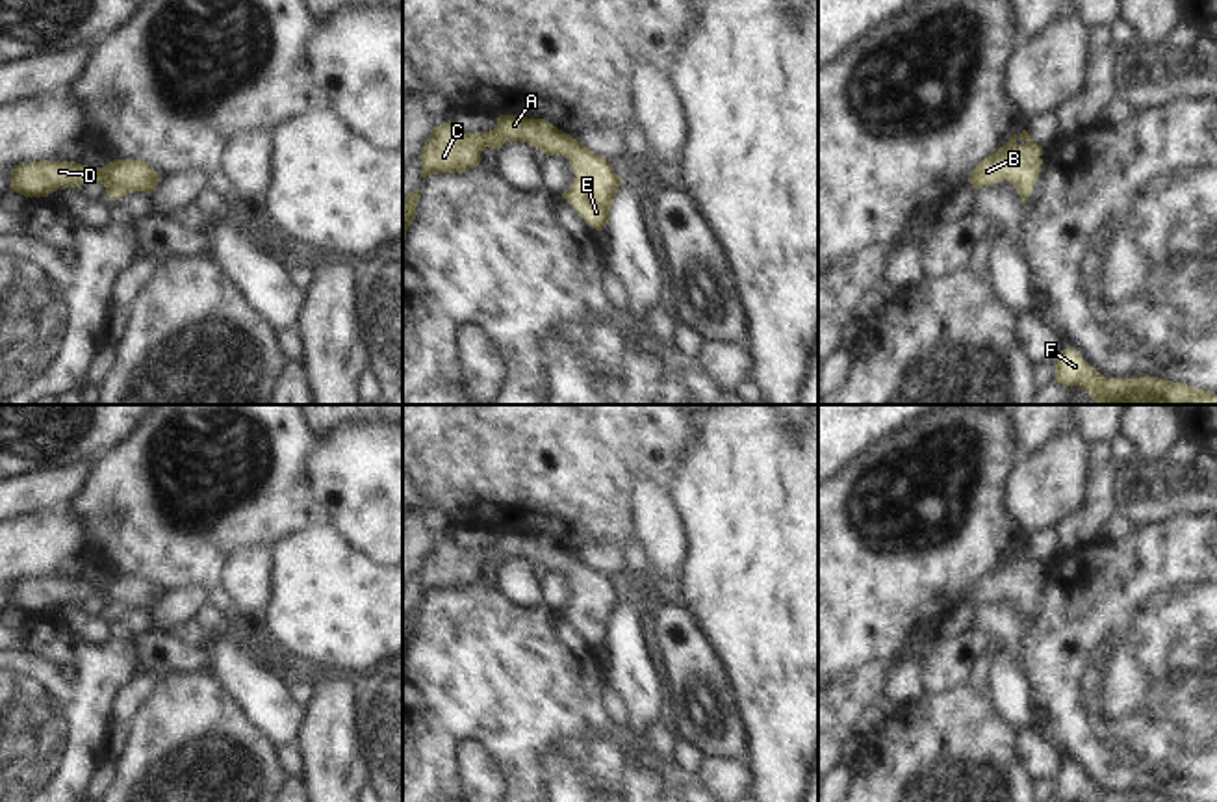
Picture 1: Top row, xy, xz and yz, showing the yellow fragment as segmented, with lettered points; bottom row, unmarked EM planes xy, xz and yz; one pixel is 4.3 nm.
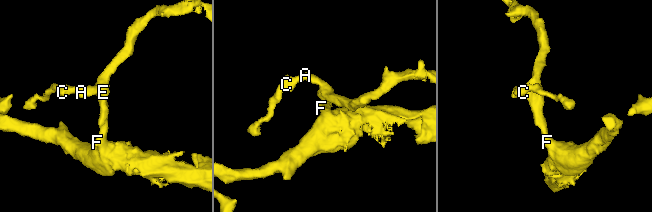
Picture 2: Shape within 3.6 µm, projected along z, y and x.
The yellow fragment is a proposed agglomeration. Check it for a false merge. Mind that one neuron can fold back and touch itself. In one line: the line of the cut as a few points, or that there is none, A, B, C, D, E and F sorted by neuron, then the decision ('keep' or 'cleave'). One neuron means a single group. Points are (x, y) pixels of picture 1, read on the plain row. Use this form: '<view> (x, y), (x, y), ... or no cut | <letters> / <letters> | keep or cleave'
no cut | A B C D E F | keep

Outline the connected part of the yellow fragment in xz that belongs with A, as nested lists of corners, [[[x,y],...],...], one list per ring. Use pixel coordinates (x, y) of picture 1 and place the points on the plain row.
[[[499,531],[493,546],[477,550],[464,550],[451,537],[436,542],[419,572],[423,598],[438,589],[466,589],[480,579],[486,563],[499,566],[506,557],[523,557],[545,572],[568,574],[575,594],[562,614],[588,642],[605,644],[621,592],[605,574],[544,535]]]

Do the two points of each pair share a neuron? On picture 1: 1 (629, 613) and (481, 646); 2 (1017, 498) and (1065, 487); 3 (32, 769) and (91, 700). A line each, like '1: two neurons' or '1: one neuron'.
1: two neurons
2: one neuron
3: one neuron

